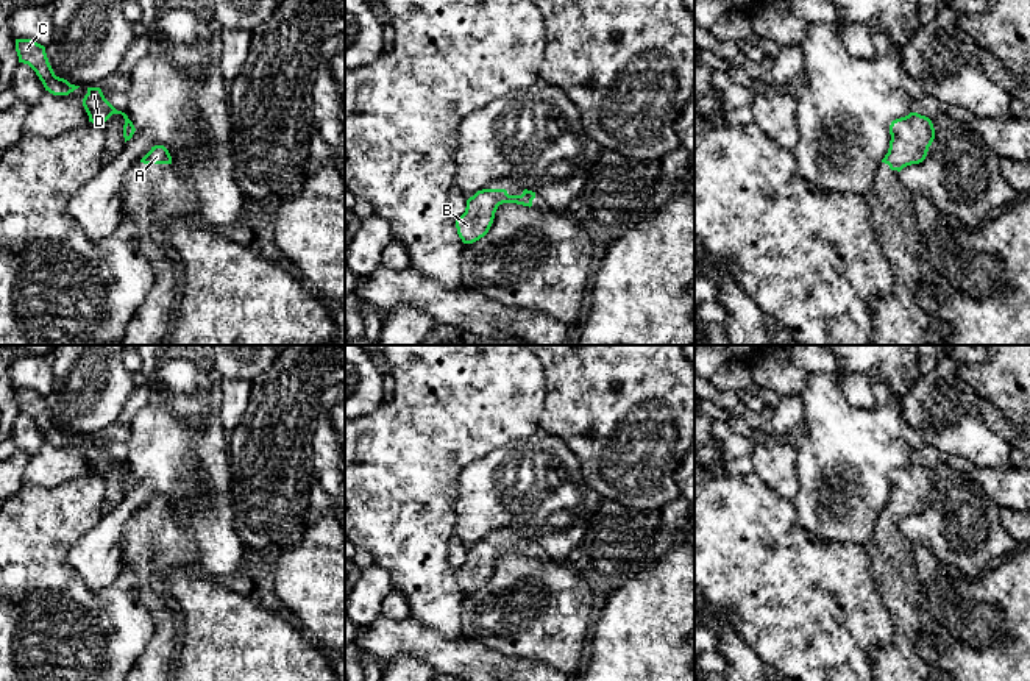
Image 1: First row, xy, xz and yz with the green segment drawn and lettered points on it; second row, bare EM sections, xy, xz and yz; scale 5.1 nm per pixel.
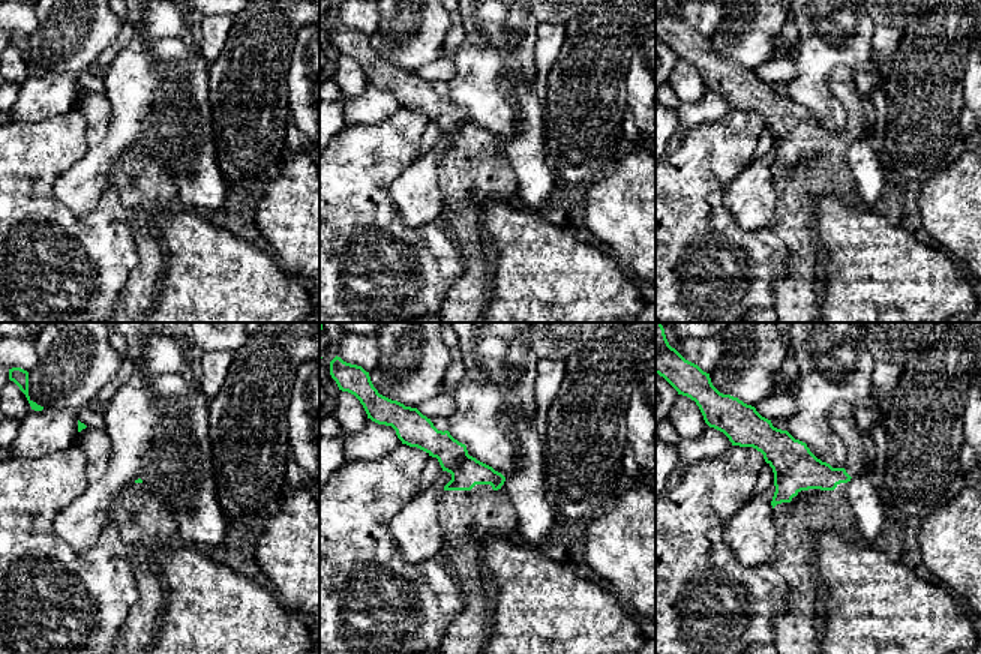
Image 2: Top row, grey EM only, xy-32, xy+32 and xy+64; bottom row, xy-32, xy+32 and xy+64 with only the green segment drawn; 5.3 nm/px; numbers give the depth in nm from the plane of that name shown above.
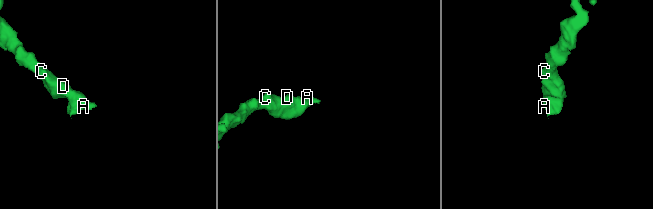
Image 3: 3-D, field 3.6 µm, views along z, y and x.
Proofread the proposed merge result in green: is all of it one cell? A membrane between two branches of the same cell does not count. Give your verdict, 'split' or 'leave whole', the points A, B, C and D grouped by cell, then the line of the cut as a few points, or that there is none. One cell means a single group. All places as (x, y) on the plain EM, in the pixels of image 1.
leave whole; A B C D; no cut

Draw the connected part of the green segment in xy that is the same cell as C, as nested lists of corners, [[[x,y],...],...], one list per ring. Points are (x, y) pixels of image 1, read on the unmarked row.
[[[16,389],[16,401],[19,412],[28,414],[50,444],[69,445],[80,437],[55,425],[44,395],[31,389]]]

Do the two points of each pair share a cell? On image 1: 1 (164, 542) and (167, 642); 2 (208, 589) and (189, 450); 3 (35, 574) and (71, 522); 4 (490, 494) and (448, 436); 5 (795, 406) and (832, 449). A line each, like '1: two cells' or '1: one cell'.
1: one cell
2: two cells
3: one cell
4: two cells
5: two cells

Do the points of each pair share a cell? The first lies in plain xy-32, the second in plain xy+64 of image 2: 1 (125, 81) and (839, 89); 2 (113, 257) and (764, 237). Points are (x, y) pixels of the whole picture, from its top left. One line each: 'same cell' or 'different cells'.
1: different cells
2: same cell

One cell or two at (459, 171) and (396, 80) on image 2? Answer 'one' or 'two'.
one

